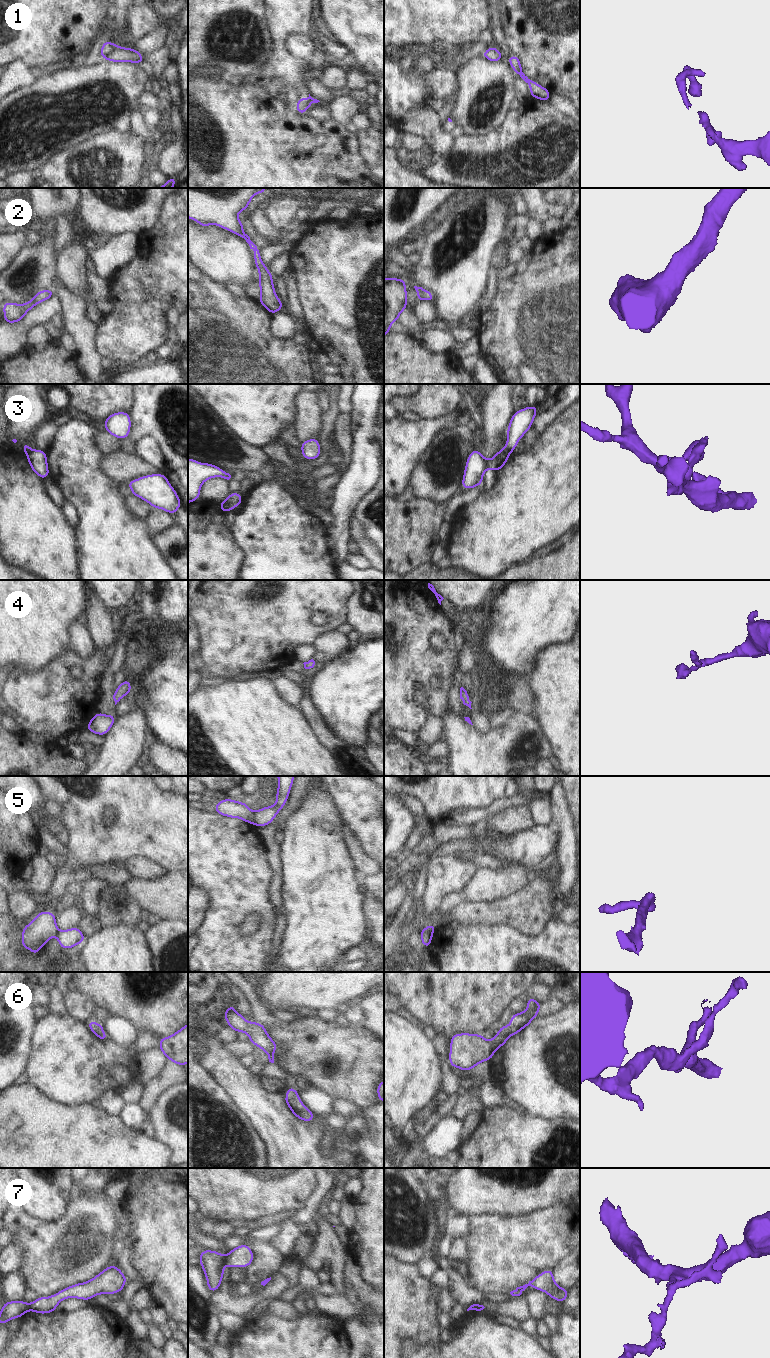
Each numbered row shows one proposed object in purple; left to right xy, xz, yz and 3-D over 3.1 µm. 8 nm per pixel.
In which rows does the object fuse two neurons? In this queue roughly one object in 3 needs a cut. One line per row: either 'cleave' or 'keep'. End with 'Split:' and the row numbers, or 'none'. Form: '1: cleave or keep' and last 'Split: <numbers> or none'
1: cleave
2: keep
3: cleave
4: keep
5: cleave
6: keep
7: cleave
Split: 1, 3, 5, 7

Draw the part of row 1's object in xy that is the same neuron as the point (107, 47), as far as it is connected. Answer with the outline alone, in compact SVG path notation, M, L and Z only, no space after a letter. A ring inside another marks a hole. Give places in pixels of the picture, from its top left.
M106 41L102 43L102 47L100 49L100 54L102 56L102 59L108 56L115 48L116 45L111 41Z

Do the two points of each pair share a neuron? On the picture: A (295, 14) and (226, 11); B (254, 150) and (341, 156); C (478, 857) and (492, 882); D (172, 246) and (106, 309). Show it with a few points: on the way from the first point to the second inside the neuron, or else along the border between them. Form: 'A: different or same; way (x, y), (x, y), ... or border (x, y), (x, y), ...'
A: different; border (264, 10), (270, 36)
B: same; way (276, 155), (319, 156)
C: different; border (508, 867), (479, 869)
D: different; border (107, 298), (112, 303), (112, 311), (104, 316)

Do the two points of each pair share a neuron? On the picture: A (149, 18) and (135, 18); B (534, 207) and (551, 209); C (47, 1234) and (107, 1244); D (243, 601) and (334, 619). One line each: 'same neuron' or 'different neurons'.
A: same neuron
B: same neuron
C: same neuron
D: same neuron

